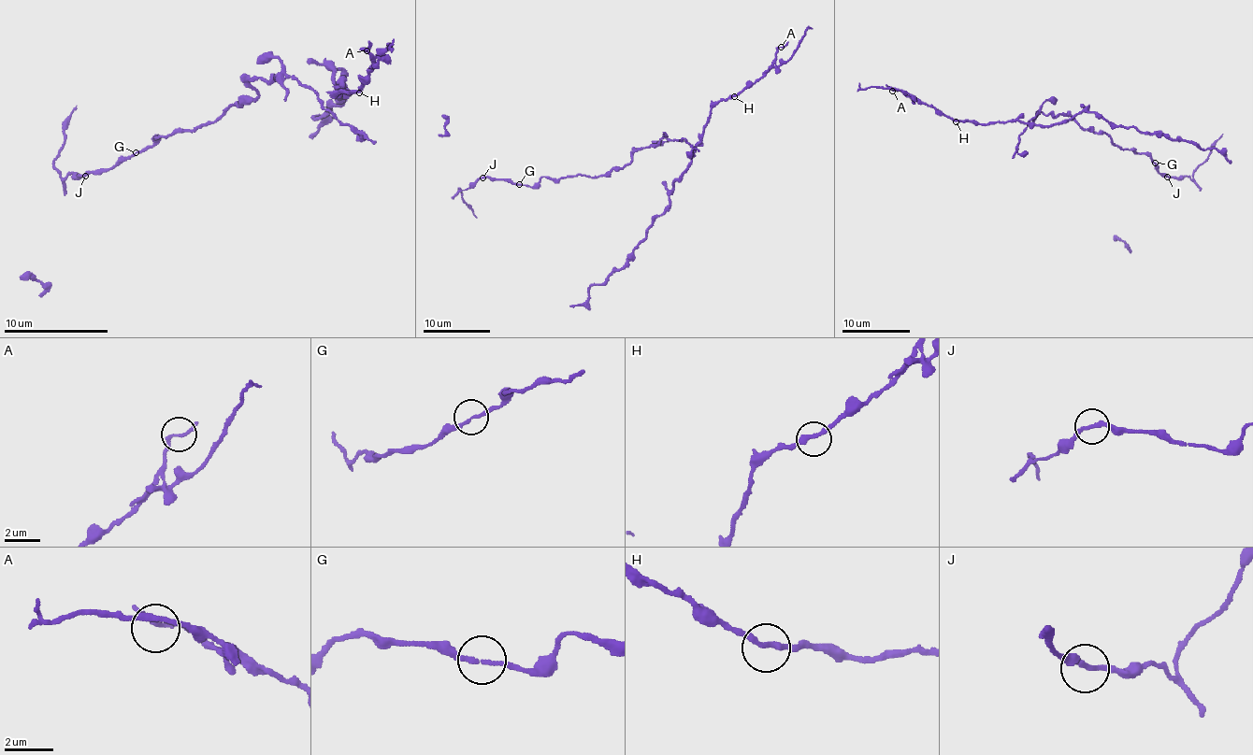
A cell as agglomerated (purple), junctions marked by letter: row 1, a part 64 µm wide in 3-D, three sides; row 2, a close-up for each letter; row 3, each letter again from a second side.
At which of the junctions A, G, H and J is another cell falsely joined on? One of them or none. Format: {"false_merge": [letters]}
{"false_merge": []}

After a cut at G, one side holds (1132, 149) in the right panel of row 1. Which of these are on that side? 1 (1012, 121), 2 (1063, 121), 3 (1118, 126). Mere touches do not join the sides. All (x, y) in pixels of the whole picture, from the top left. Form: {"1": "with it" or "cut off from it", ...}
{"1": "cut off from it", "2": "cut off from it", "3": "cut off from it"}

